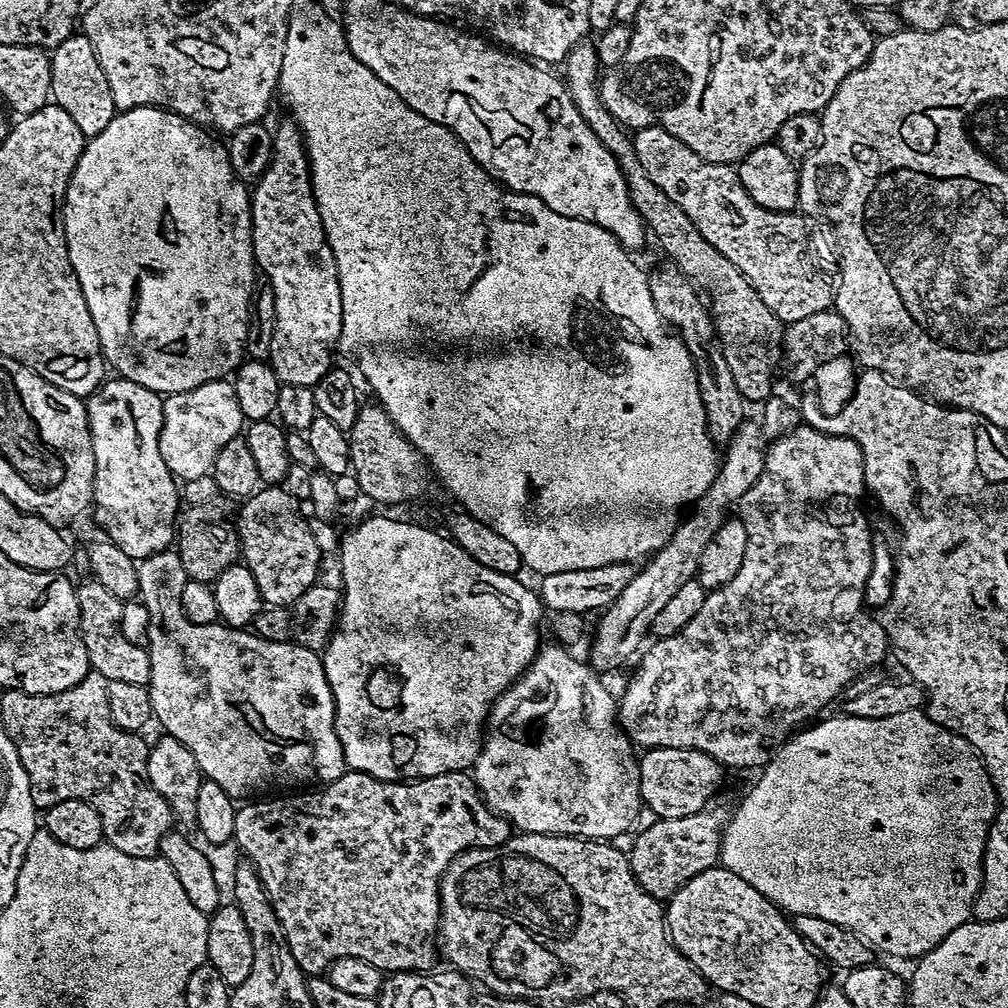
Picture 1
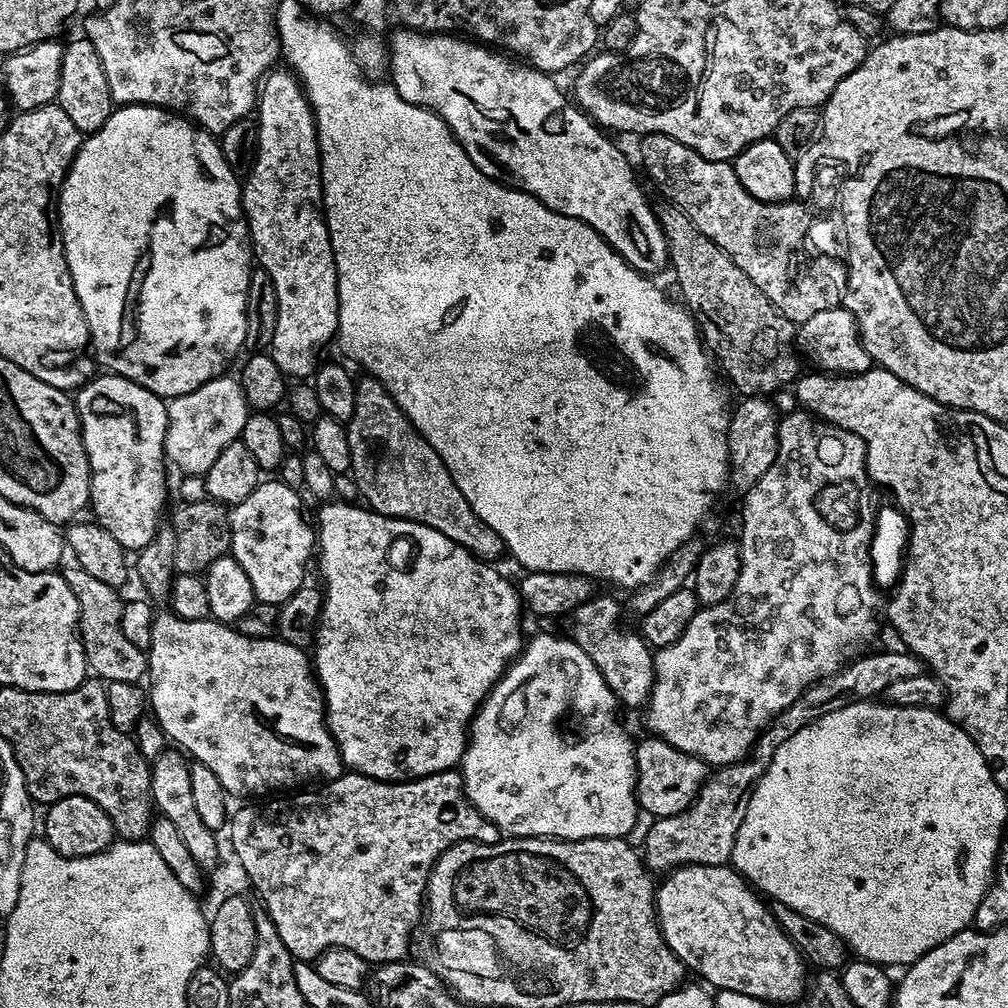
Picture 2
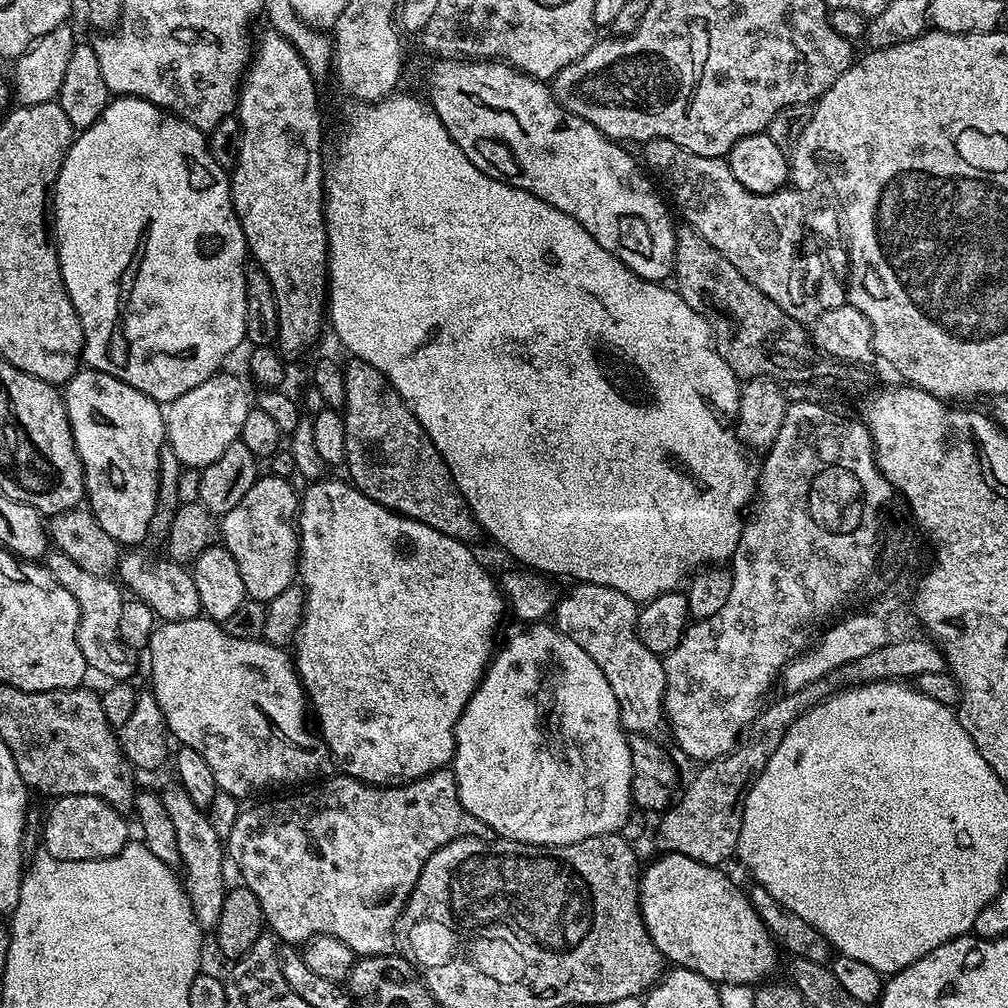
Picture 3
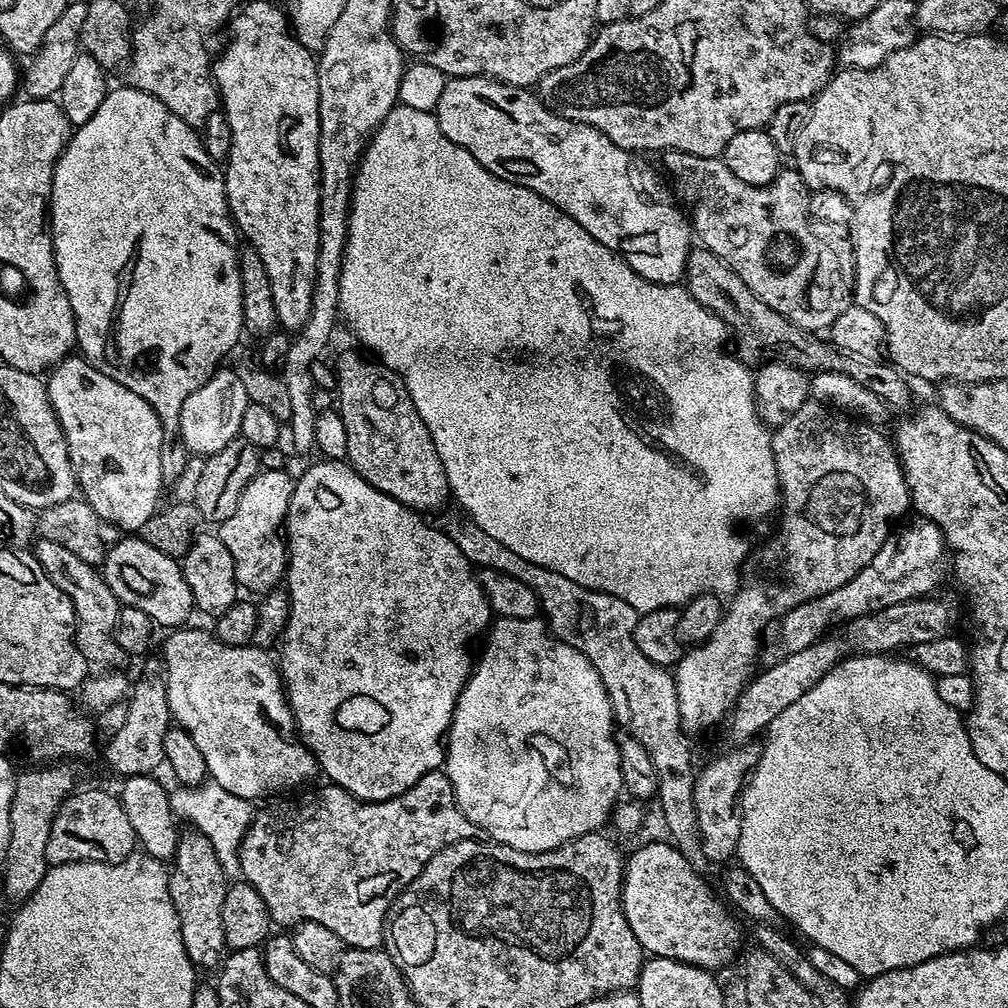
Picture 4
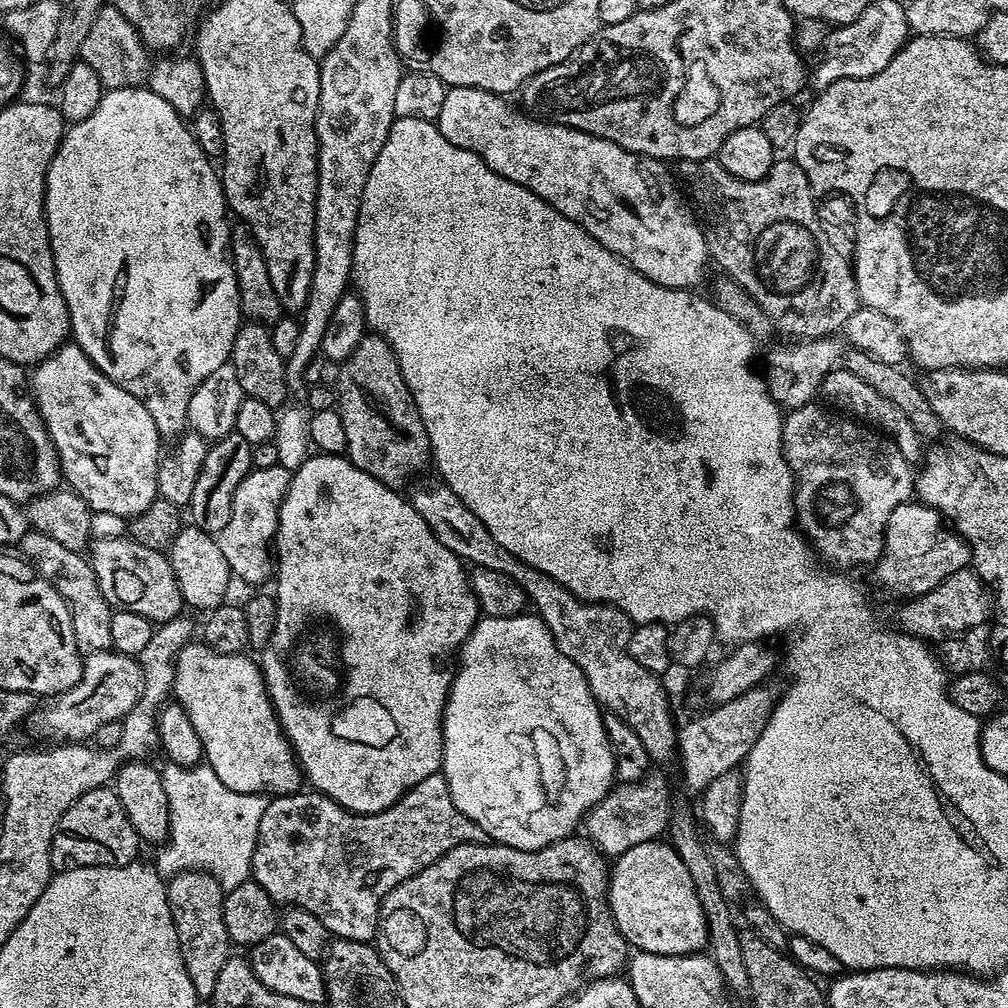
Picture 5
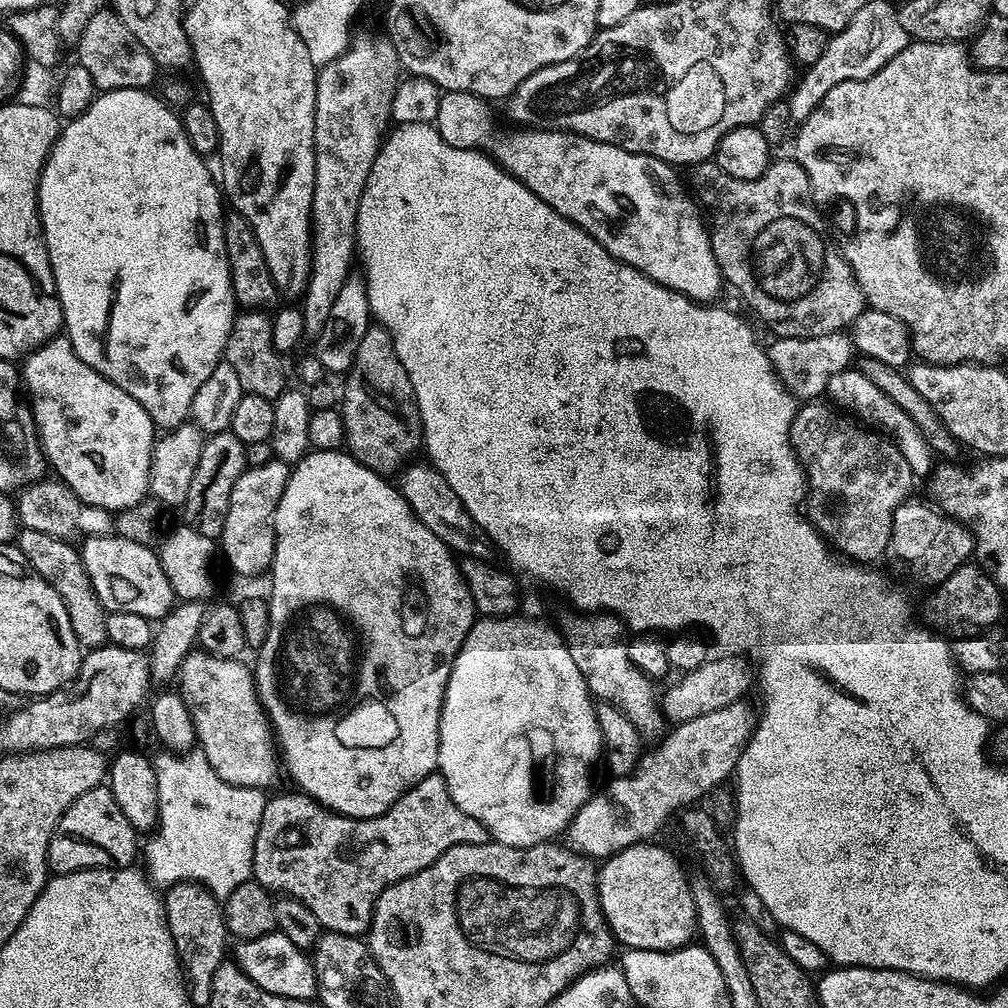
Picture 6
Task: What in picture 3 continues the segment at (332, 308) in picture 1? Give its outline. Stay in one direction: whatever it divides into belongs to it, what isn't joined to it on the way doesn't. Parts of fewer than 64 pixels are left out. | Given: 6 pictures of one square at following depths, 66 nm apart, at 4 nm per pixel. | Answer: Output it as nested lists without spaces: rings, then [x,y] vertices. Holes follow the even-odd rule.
[[[266,30],[260,36],[260,44],[255,49],[254,55],[248,65],[248,71],[240,85],[240,99],[238,101],[238,119],[242,138],[238,150],[238,162],[231,169],[232,181],[232,205],[240,219],[240,225],[244,231],[244,237],[248,243],[248,251],[251,259],[259,264],[260,269],[267,274],[274,286],[274,298],[278,306],[278,348],[285,357],[300,356],[320,336],[320,323],[326,320],[326,281],[328,279],[328,230],[324,219],[324,177],[326,175],[326,156],[320,153],[320,147],[324,144],[324,128],[320,125],[320,100],[316,97],[317,77],[306,66],[304,59],[294,50],[294,46],[282,34],[273,30]]]

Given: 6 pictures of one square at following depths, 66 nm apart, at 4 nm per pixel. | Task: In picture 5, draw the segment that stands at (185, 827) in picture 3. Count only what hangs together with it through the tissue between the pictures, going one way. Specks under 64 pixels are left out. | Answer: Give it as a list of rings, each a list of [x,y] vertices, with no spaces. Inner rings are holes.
[[[198,871],[179,872],[167,881],[166,890],[183,964],[190,974],[197,997],[211,999],[218,973],[232,954],[232,943],[225,926],[225,892],[212,876]]]

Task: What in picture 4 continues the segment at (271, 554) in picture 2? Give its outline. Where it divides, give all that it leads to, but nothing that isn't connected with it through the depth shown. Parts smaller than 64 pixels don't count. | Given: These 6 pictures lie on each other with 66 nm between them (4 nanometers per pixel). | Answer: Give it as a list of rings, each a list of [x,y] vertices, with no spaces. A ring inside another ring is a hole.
[[[268,468],[256,473],[256,477],[242,490],[234,514],[218,525],[218,534],[234,558],[236,583],[241,589],[263,594],[281,587],[288,571],[288,545],[286,521],[292,497],[294,476],[280,468]]]

